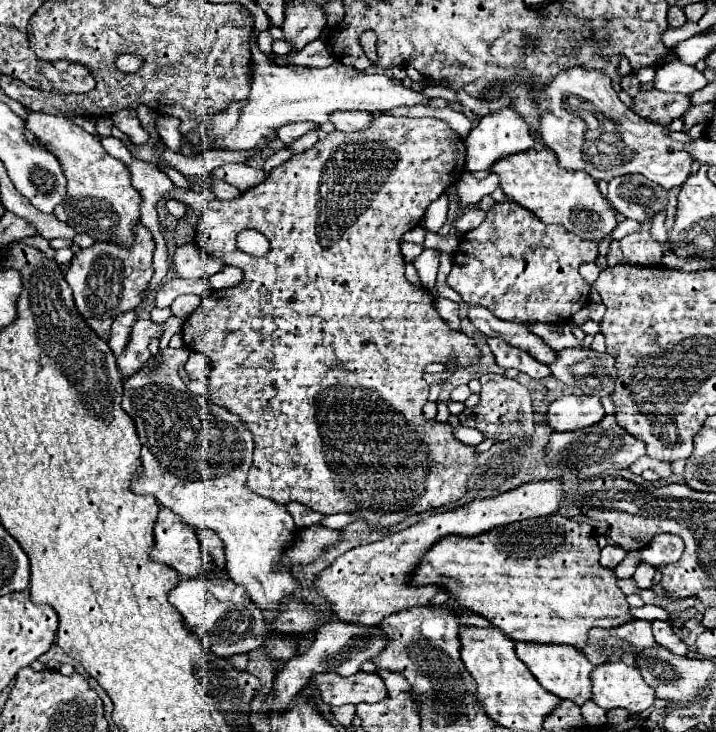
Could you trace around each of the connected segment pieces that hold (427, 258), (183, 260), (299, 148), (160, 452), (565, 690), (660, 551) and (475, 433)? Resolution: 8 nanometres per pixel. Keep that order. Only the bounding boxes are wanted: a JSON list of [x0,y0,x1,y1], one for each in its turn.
[[413,250,439,288],[173,244,223,278],[289,128,319,152],[121,348,297,620],[515,644,593,706],[639,534,683,564],[453,426,484,445]]

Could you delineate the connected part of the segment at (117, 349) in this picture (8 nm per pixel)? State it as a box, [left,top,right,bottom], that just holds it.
[109,312,137,356]

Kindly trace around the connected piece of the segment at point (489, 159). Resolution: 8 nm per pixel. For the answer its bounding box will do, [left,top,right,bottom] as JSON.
[465,108,537,172]

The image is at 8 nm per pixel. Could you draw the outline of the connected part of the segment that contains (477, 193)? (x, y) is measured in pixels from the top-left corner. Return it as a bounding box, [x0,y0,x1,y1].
[457,172,499,208]

